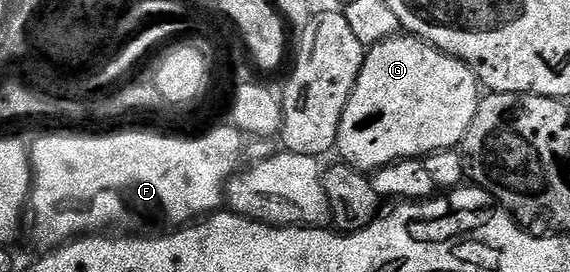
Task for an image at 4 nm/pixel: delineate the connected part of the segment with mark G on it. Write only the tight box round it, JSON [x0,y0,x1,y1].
[335,33,481,173]

